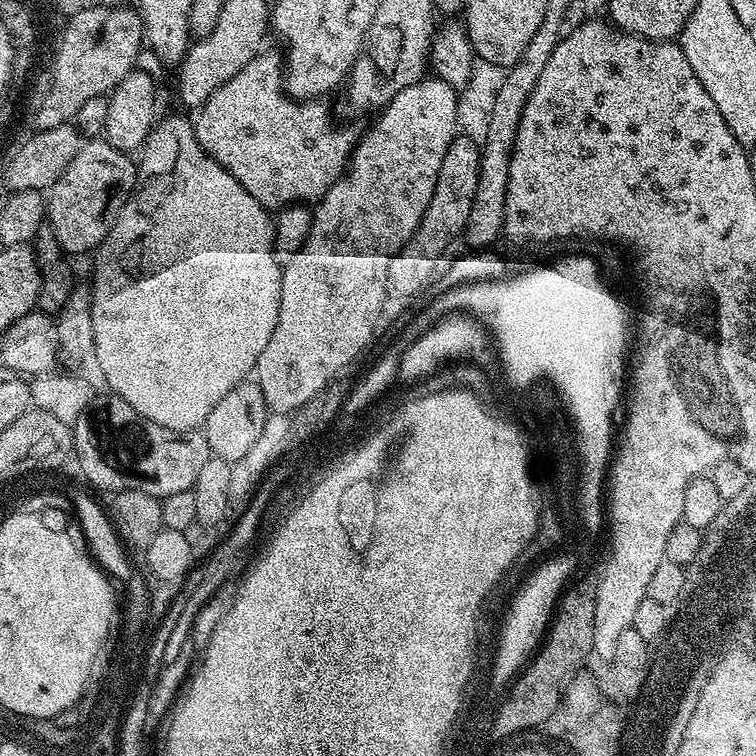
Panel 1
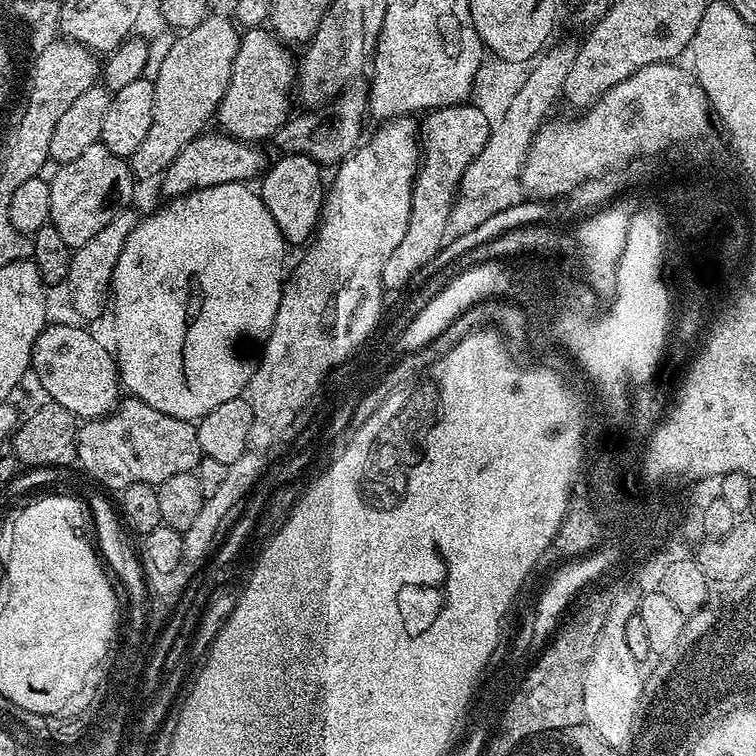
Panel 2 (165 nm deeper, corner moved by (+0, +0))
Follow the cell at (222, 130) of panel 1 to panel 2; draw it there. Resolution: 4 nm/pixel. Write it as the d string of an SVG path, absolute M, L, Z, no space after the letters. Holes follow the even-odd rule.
M205 131L196 136L174 158L172 165L162 173L165 197L175 198L184 196L187 192L194 192L197 188L209 188L219 184L238 184L252 182L265 171L263 147L247 140L235 140L223 131Z

